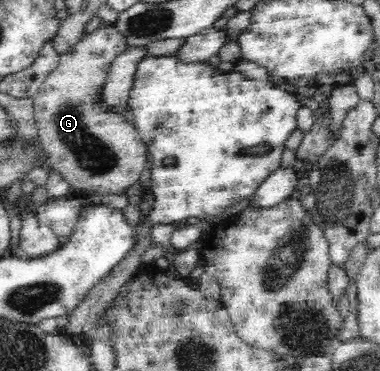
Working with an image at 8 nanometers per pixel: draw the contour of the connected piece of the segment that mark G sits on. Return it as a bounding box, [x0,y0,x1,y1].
[32,20,148,194]

